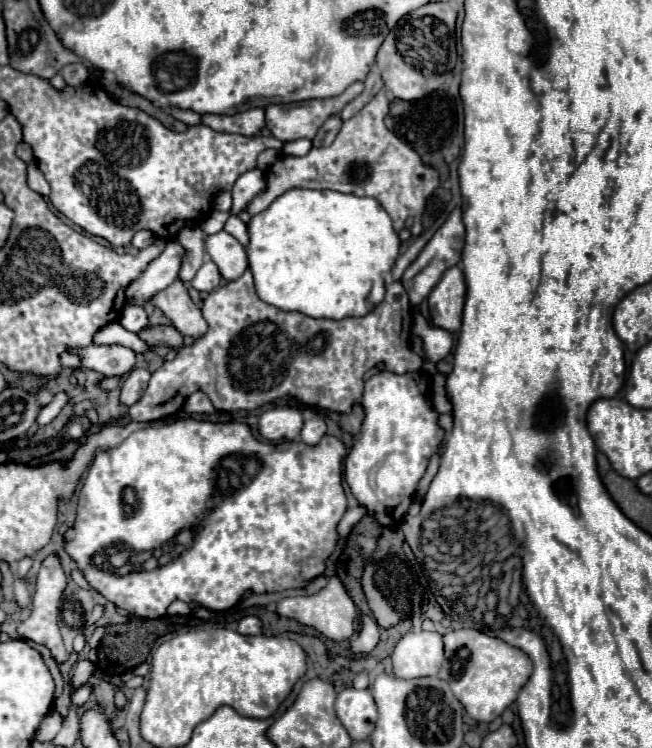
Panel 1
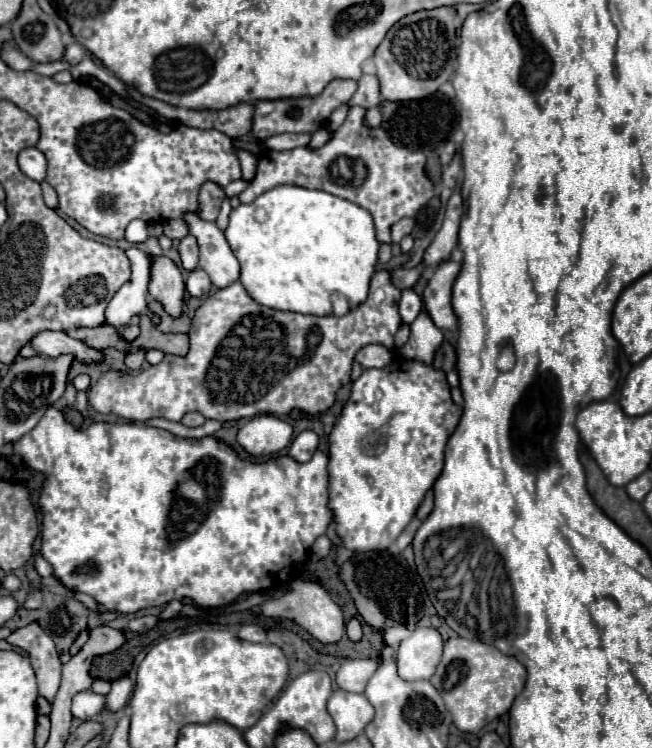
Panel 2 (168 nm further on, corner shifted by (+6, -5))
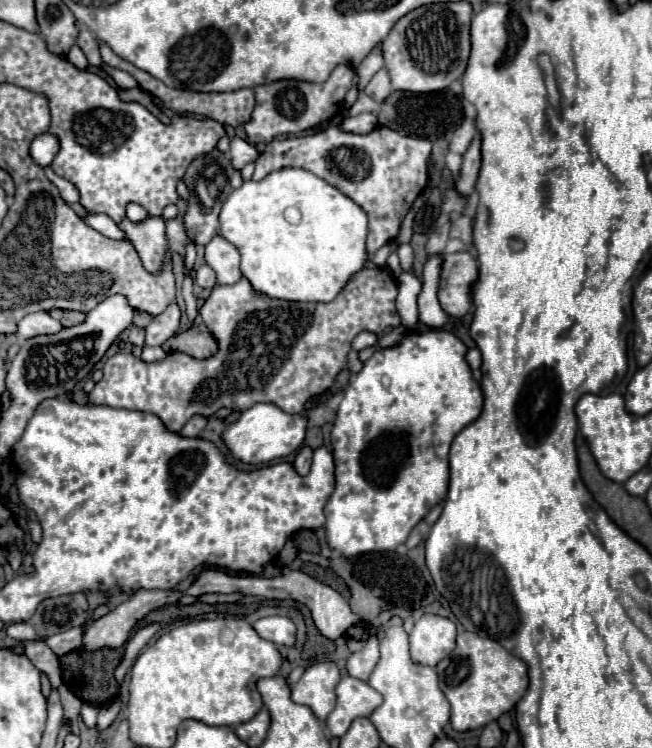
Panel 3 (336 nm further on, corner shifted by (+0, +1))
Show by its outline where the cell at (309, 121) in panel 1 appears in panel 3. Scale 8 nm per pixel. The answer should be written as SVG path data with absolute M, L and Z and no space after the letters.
M339 65L325 83L307 83L307 81L285 79L285 81L275 81L269 85L255 87L257 105L255 105L251 119L245 123L247 141L253 145L269 143L277 135L301 133L305 129L311 129L319 123L331 119L333 115L339 113L341 103L345 101L345 95L353 87L353 81L355 81L355 71L347 65Z

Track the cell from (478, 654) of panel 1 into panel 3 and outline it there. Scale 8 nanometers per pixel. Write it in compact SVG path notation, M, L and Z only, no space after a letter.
M471 631L457 635L457 645L445 661L437 665L439 687L451 705L451 725L455 731L479 729L499 715L511 711L523 697L529 677L527 663L505 651L497 641Z

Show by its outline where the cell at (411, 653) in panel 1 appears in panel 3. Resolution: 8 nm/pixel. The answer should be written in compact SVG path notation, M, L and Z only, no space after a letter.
M423 615L409 633L413 663L435 667L455 649L455 635L455 625L449 619Z

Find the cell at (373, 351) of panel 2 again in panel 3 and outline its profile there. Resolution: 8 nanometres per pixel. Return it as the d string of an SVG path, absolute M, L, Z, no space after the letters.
M359 333L355 339L353 339L353 349L355 351L361 351L361 349L365 349L365 347L371 347L371 345L377 345L377 341L379 341L379 337L375 335L375 333Z

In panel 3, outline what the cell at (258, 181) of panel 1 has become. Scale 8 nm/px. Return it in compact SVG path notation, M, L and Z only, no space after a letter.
M239 137L231 139L231 163L237 171L241 171L247 163L255 161L257 157L259 157L259 149L253 143Z

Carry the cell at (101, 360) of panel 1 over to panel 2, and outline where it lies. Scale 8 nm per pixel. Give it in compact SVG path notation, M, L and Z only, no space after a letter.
M41 331L39 335L33 335L29 345L41 353L41 355L49 355L49 357L59 357L63 353L73 353L77 357L77 361L89 363L89 361L99 361L103 359L101 351L95 351L87 345L83 345L81 341L69 337L63 331Z

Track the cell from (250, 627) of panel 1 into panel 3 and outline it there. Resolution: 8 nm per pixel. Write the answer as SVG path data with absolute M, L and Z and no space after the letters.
M265 617L265 619L259 619L259 621L253 623L253 629L257 631L259 637L275 643L277 647L295 643L295 625L287 617Z

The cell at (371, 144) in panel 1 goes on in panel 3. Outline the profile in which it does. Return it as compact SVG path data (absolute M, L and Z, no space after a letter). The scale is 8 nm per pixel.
M331 125L313 135L287 137L267 143L263 153L255 161L253 181L261 181L269 173L285 167L305 169L325 179L341 193L345 193L349 199L353 199L357 205L361 205L363 211L367 213L369 217L367 249L369 257L373 257L373 253L379 247L395 241L407 209L413 205L415 197L427 185L429 155L431 143L427 139L405 137L389 127L375 127L371 133L357 135L343 133L341 127Z

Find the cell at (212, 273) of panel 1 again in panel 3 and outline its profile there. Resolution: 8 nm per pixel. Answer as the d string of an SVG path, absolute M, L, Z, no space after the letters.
M201 265L197 271L195 271L195 283L201 287L201 289L213 289L217 285L215 281L215 273L209 265Z

